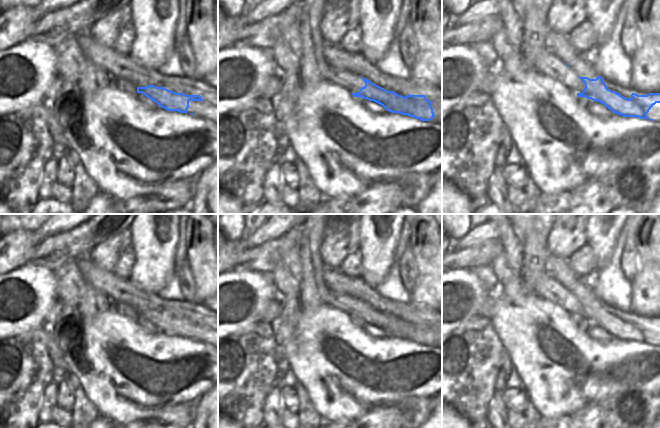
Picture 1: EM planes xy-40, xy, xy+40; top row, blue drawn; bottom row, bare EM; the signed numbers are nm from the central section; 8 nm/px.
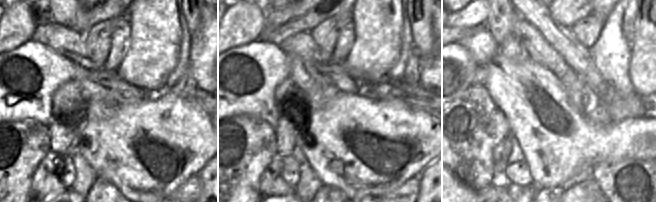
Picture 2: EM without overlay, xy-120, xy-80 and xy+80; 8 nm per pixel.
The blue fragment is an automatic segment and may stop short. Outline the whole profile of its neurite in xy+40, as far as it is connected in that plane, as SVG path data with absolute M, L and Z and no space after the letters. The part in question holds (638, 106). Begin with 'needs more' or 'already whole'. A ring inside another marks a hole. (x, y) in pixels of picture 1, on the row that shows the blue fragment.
needs more | M525 37L523 38L523 54L533 64L536 71L558 81L576 93L578 97L598 101L618 115L649 119L646 114L656 103L660 103L660 93L647 95L632 93L631 98L628 99L608 89L600 75L596 79L579 77L546 47L528 47Z

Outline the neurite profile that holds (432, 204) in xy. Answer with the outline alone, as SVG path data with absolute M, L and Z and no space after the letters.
M442 167L433 173L431 190L417 206L417 214L442 214Z

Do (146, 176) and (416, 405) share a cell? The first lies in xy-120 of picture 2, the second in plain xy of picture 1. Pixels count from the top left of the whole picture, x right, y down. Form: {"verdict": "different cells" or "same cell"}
{"verdict": "different cells"}

